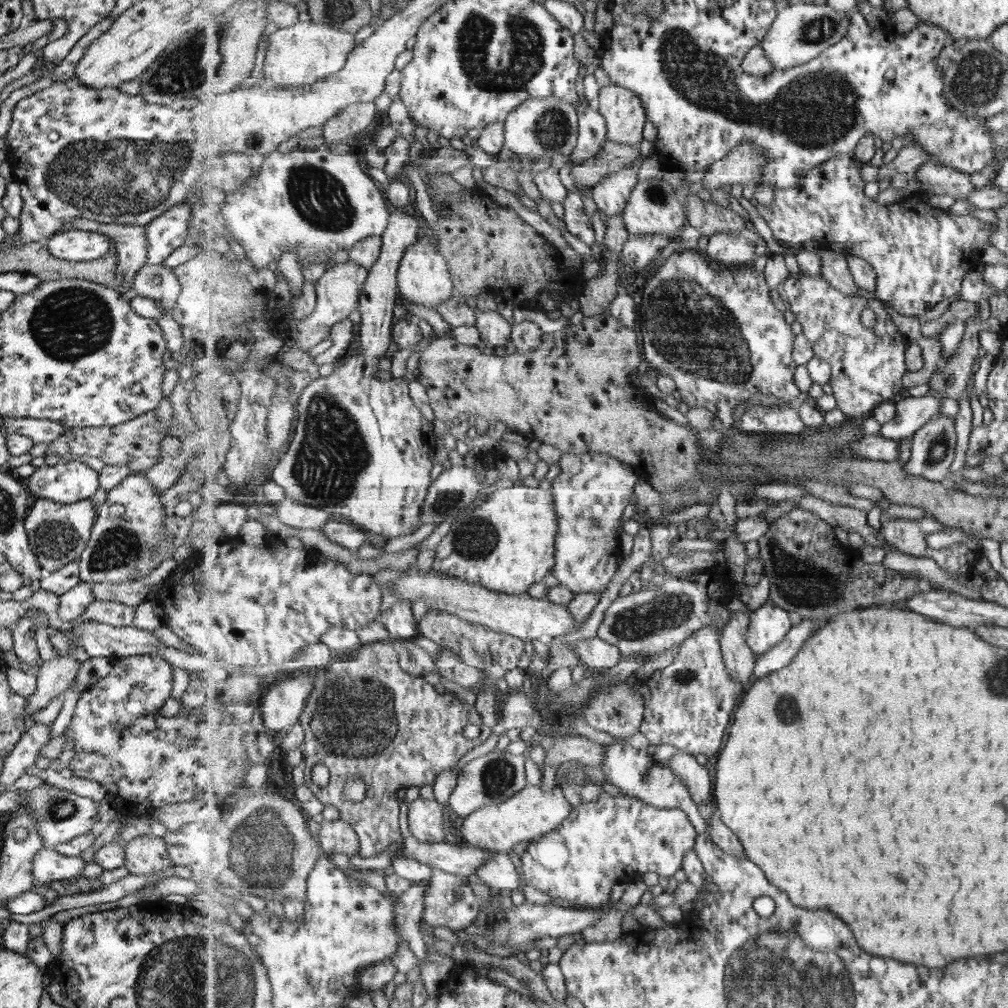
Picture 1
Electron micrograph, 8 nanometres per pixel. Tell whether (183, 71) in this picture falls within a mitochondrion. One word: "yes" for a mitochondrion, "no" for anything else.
yes

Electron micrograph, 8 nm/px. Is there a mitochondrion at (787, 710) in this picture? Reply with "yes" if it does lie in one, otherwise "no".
yes

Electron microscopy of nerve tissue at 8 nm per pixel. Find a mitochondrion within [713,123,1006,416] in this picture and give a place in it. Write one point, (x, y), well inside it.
(945, 143)

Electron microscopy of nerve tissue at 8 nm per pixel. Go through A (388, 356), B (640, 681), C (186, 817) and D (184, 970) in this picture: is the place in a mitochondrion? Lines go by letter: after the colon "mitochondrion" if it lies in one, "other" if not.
A: other
B: other
C: other
D: mitochondrion

